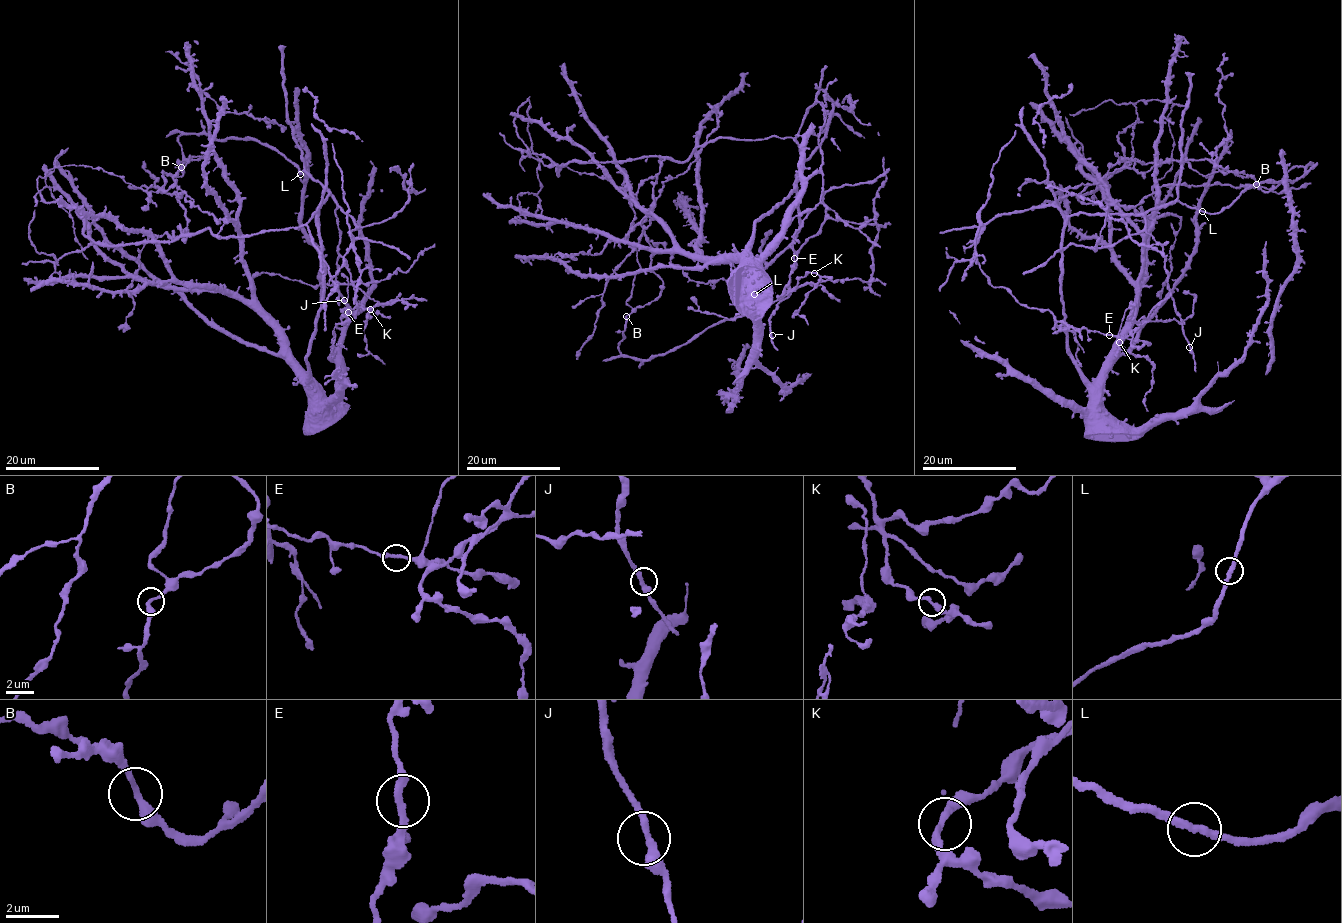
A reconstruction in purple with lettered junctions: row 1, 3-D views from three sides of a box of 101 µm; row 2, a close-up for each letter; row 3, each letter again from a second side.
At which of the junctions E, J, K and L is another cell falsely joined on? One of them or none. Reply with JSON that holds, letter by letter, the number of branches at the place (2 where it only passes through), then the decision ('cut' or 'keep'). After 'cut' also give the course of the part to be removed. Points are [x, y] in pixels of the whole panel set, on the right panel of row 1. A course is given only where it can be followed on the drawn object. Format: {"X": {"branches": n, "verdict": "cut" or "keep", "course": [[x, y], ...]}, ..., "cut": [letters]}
{"E": {"branches": 2, "verdict": "keep"}, "J": {"branches": 2, "verdict": "keep"}, "K": {"branches": 2, "verdict": "keep"}, "L": {"branches": 2, "verdict": "keep"}, "cut": []}

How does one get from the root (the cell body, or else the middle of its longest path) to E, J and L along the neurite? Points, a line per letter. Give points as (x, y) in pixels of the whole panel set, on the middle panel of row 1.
E: (750, 261), (756, 223), (795, 185), (797, 132), (817, 101), (822, 194), (794, 236), (794, 258)
J: (750, 261), (756, 223), (788, 195), (798, 175), (795, 263), (768, 320), (772, 335)
L: (750, 261), (756, 223), (788, 195), (798, 175), (799, 233), (762, 273), (754, 294)

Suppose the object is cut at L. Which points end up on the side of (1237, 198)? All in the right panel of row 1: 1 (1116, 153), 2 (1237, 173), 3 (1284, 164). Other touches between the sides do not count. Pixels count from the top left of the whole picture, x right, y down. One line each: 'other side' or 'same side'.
1: same side
2: same side
3: other side

